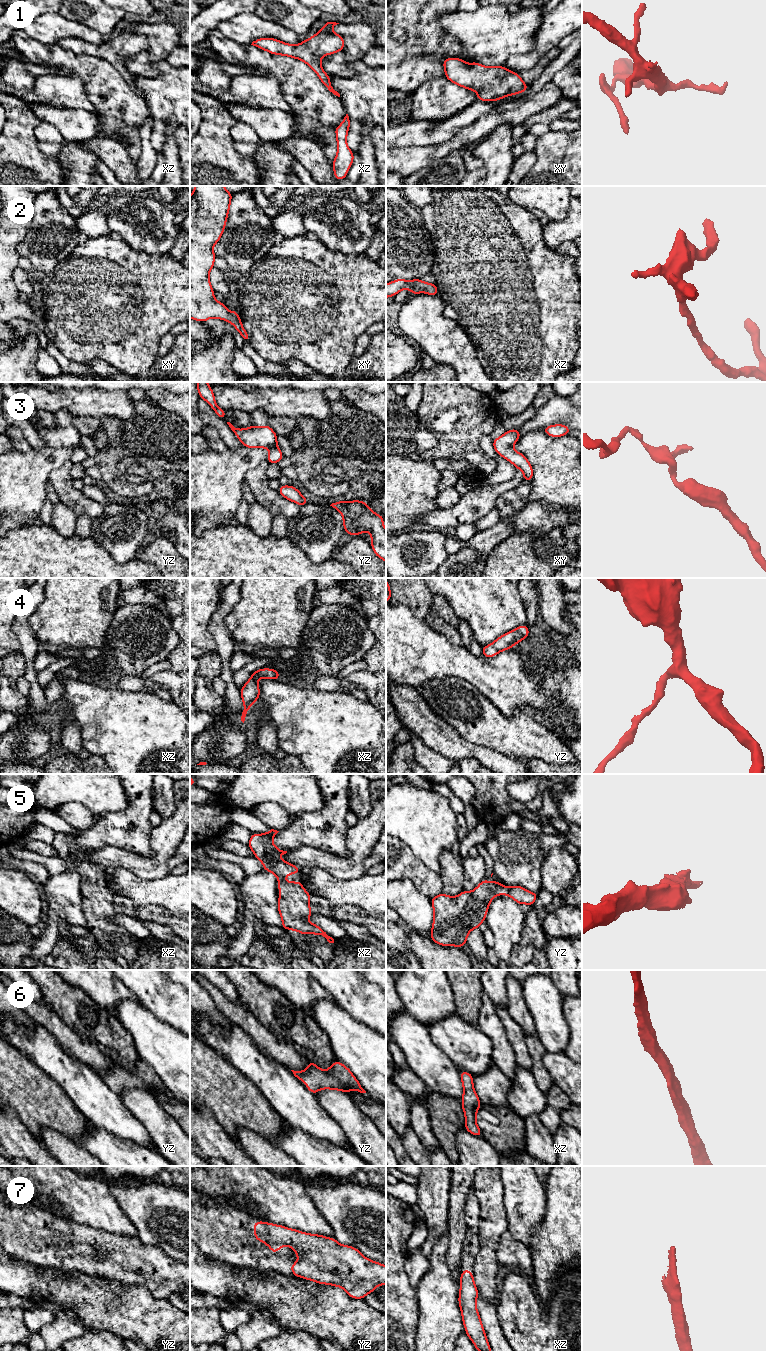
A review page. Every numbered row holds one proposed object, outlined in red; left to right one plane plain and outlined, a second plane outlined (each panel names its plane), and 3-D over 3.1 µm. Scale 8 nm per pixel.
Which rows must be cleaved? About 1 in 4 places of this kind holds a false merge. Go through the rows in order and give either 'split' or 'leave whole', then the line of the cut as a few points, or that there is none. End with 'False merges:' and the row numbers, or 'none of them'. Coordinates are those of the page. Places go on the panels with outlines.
1: leave whole; cut none
2: leave whole; cut none
3: leave whole; cut none
4: leave whole; cut none
5: leave whole; cut none
6: leave whole; cut none
7: leave whole; cut none
False merges: none of them

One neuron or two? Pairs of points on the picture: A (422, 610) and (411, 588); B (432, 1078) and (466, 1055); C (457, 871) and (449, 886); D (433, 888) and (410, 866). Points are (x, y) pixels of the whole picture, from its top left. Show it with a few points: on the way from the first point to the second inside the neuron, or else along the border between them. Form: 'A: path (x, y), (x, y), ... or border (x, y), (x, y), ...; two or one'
A: path (420, 605), (420, 600), (414, 593); one
B: border (438, 1046), (459, 1071); two
C: path (453, 875), (452, 882); one
D: path (427, 882), (416, 871); one

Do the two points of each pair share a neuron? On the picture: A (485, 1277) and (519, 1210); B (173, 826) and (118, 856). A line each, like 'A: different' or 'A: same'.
A: different
B: same

